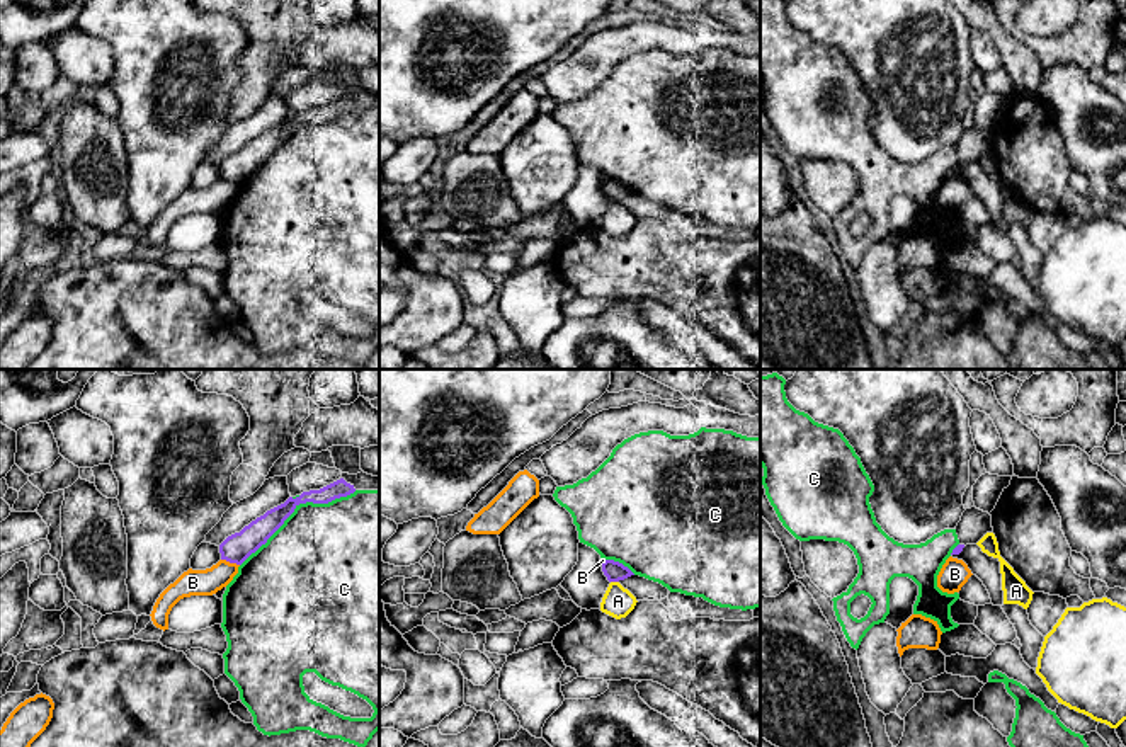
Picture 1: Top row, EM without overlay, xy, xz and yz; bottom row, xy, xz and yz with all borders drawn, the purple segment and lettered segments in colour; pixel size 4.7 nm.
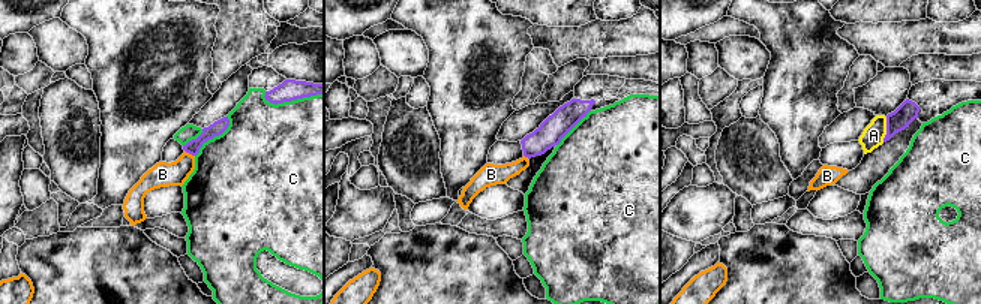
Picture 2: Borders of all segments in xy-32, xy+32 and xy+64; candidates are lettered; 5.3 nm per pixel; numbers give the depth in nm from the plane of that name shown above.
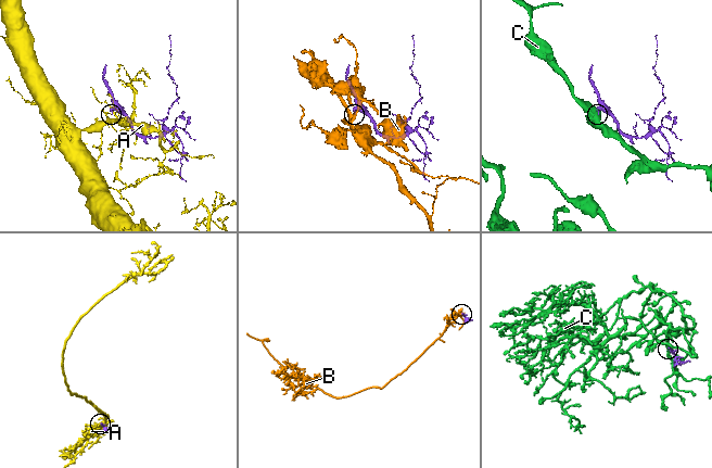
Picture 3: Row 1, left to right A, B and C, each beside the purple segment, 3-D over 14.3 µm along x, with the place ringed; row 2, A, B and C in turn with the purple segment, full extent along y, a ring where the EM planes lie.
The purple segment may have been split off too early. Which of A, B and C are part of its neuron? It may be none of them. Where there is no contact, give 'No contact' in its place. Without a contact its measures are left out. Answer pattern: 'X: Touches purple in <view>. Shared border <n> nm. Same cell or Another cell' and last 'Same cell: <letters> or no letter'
A: Touches purple in xz. Shared border 40 nm. Another cell
B: Touches purple in xy. Shared border 90 nm. Another cell
C: Touches purple in xy. Shared border 650 nm. Another cell
Same cell: no letter

